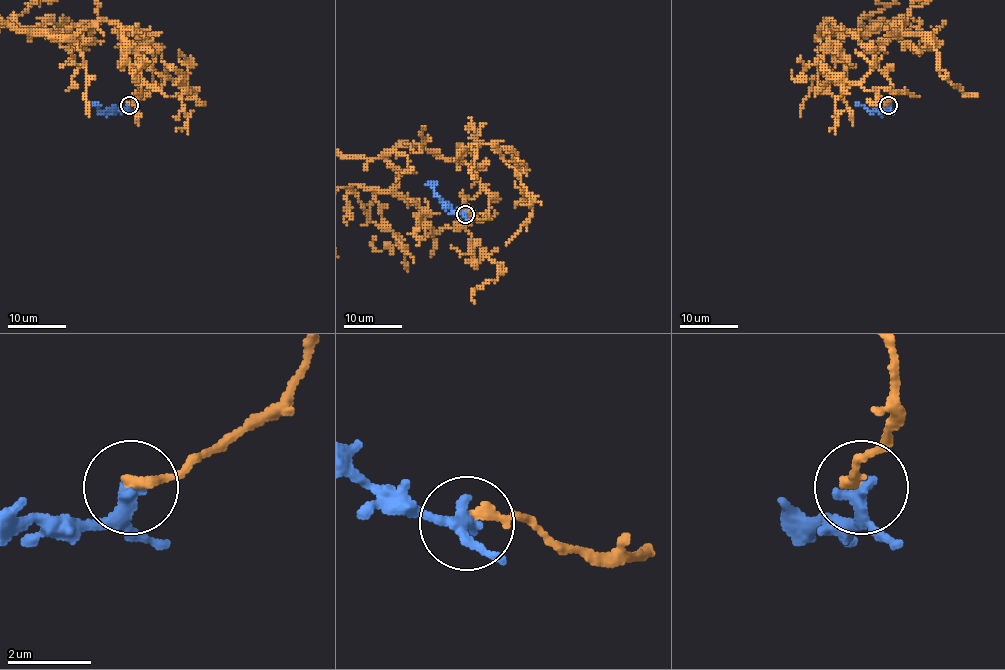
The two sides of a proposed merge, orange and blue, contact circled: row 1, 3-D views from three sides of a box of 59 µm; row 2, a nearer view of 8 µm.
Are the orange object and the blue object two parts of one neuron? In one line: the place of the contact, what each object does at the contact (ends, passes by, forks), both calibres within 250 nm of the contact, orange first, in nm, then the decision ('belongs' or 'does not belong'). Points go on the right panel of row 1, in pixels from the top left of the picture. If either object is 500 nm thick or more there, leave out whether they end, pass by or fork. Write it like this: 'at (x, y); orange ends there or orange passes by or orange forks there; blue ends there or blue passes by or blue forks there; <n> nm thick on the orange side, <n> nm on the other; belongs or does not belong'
at (888, 105); orange ends there; blue passes by; 280 nm thick on the orange side, 320 nm on the other; does not belong

